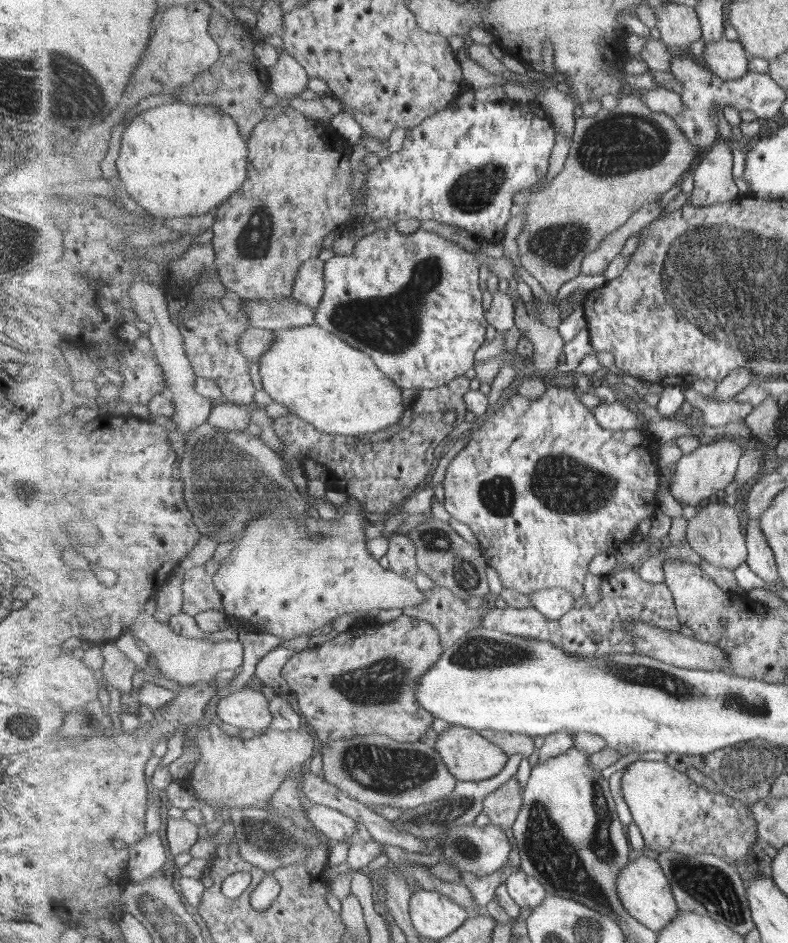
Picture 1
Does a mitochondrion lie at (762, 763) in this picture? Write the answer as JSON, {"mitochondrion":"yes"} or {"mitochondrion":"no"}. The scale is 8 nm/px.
{"mitochondrion":"yes"}

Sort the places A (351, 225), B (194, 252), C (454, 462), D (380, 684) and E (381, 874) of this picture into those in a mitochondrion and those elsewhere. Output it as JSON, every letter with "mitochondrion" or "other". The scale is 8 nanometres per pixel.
{"A":"other","B":"other","C":"other","D":"mitochondrion","E":"other"}

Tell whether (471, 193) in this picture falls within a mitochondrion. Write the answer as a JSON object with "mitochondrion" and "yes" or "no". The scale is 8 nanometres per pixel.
{"mitochondrion":"yes"}

